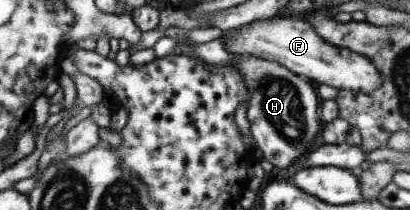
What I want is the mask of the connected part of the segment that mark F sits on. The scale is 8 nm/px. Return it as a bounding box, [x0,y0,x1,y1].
[221,16,381,92]

